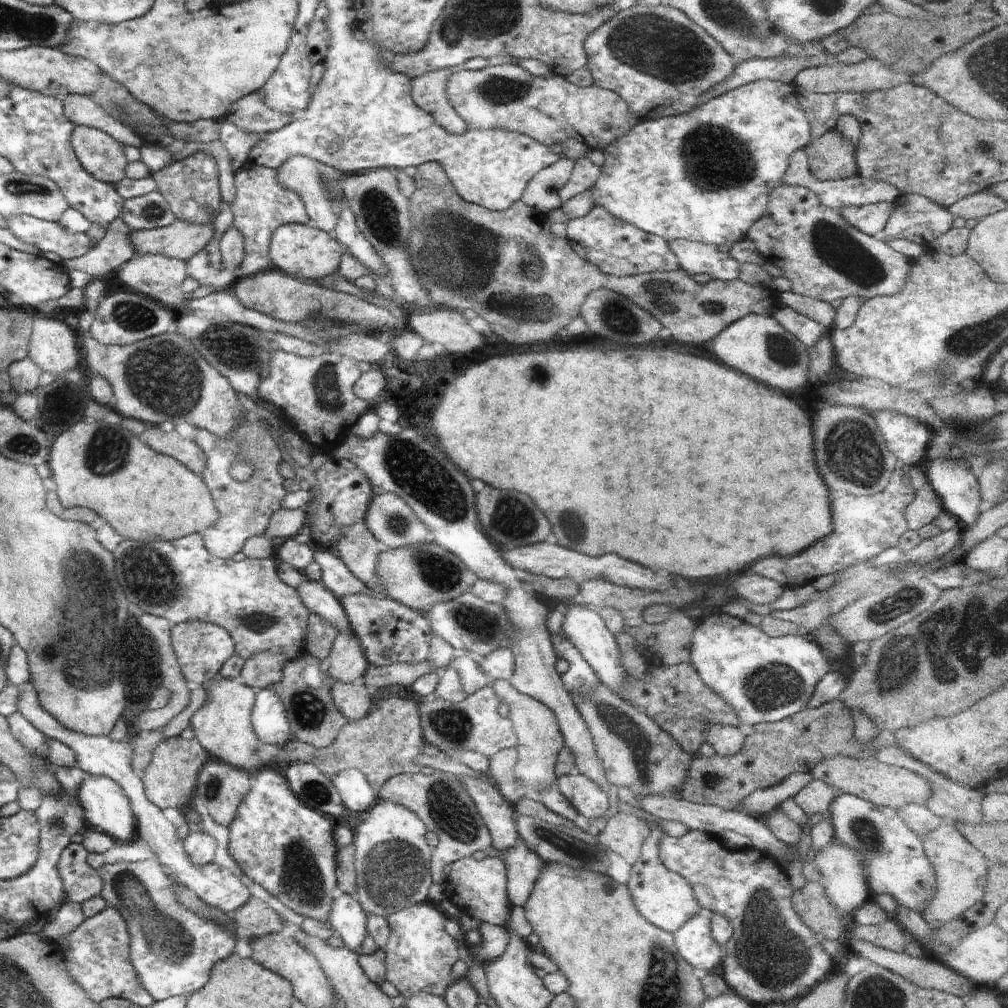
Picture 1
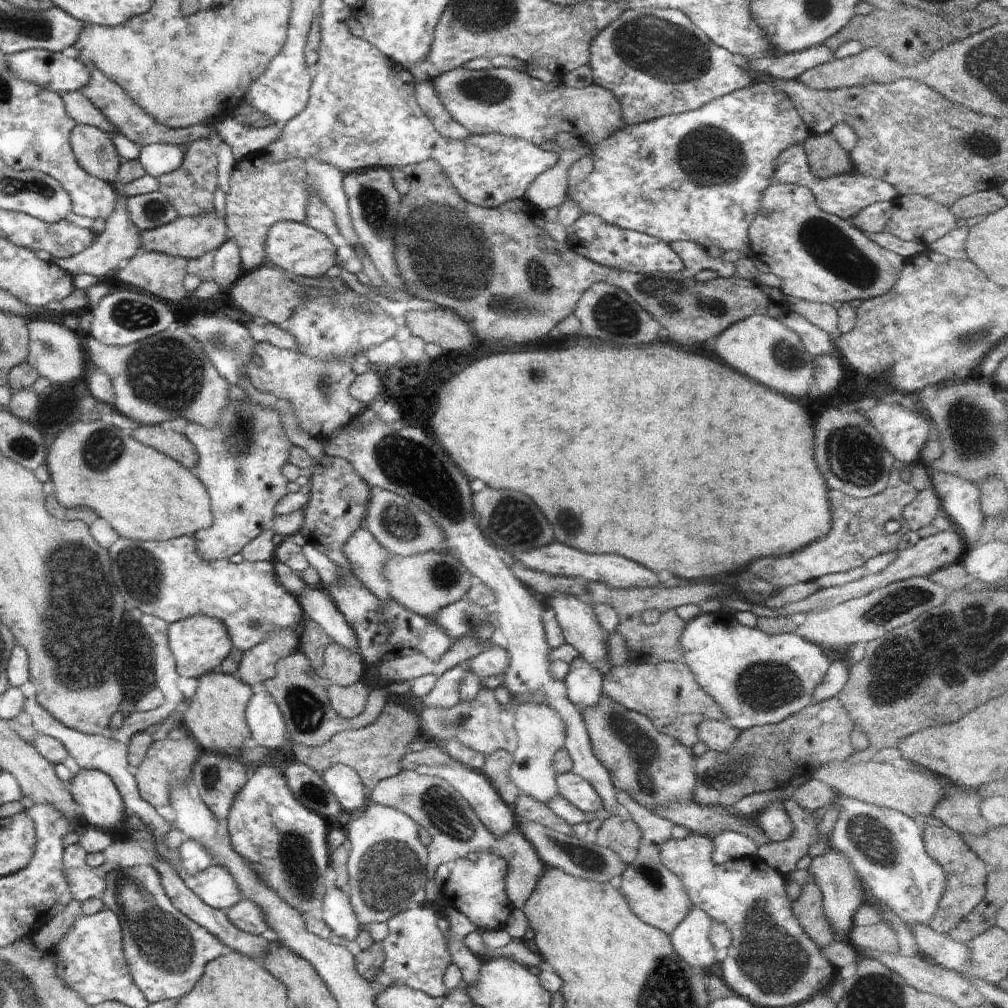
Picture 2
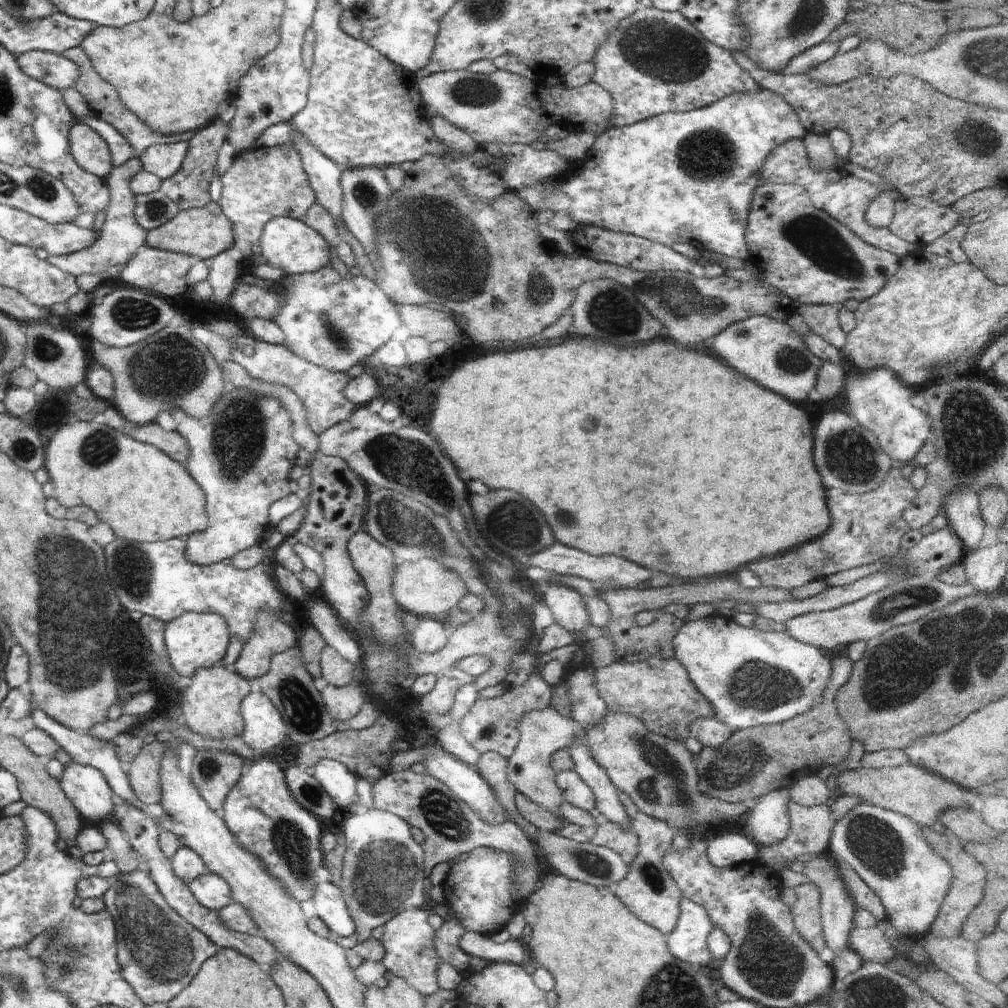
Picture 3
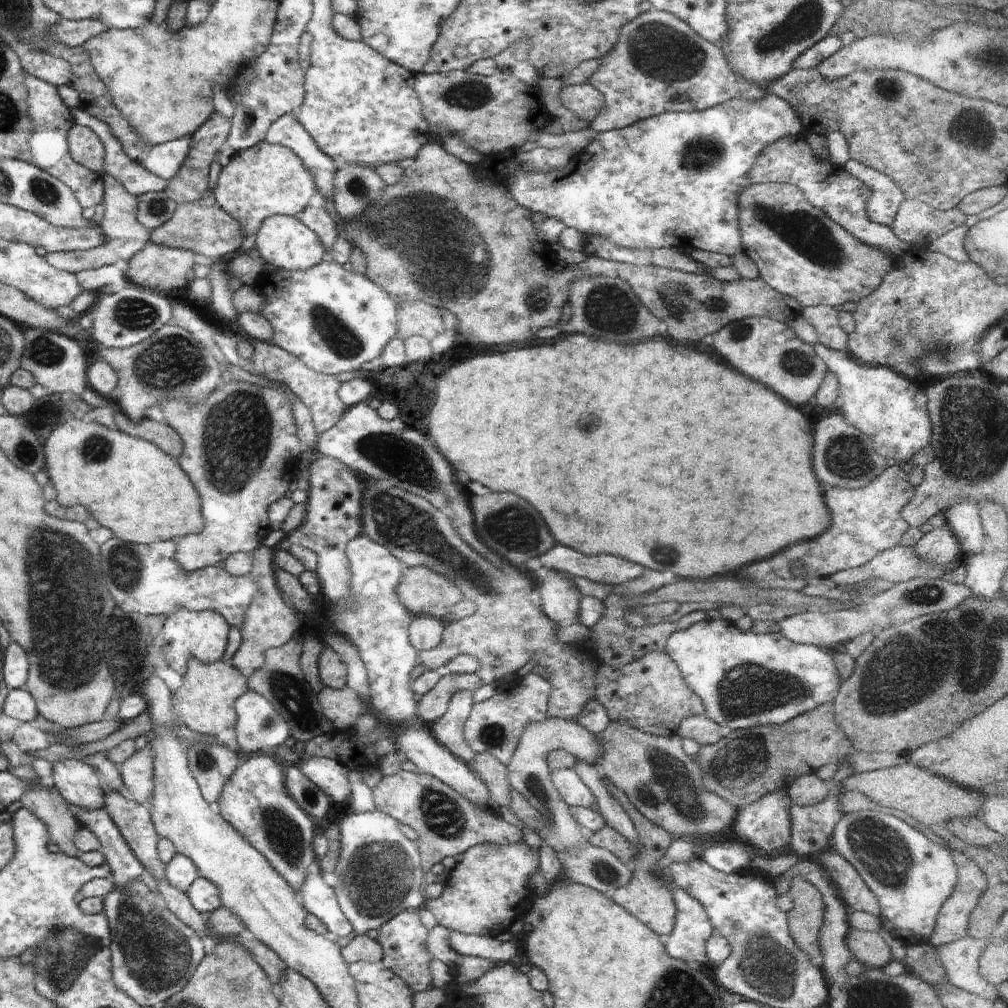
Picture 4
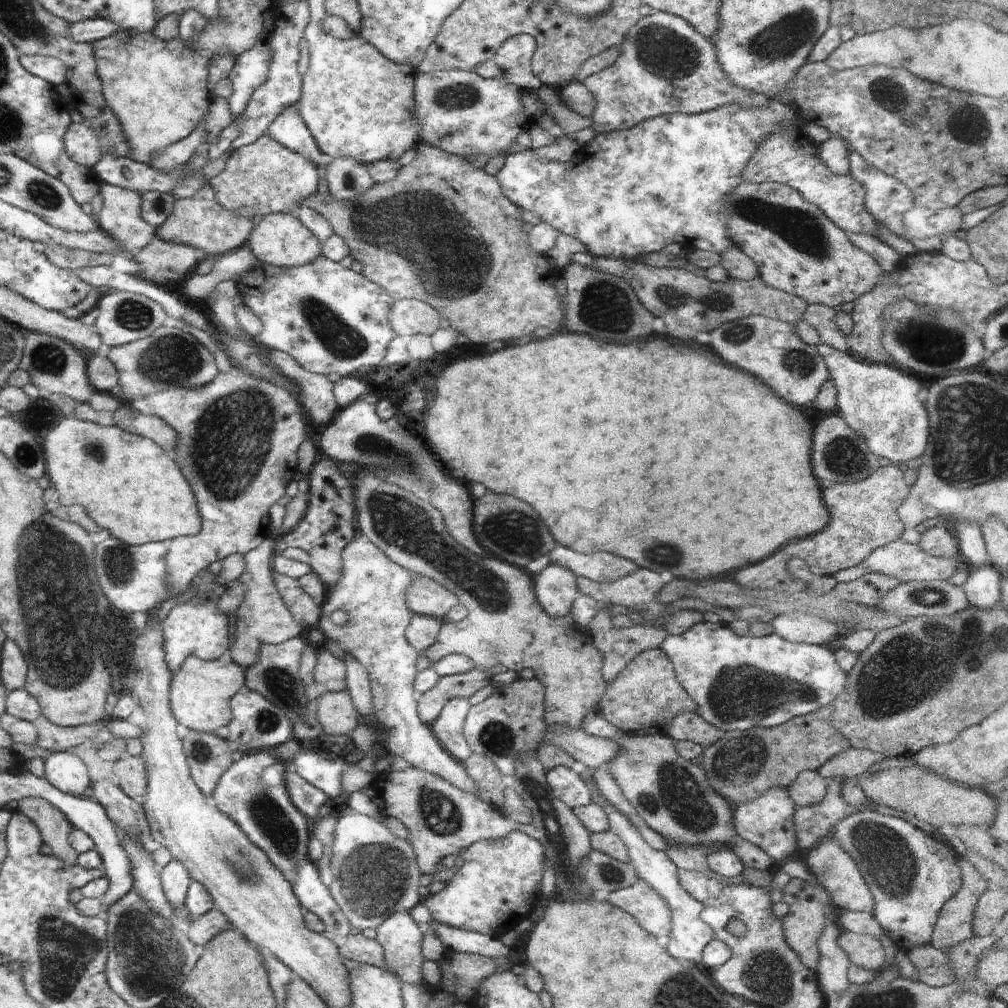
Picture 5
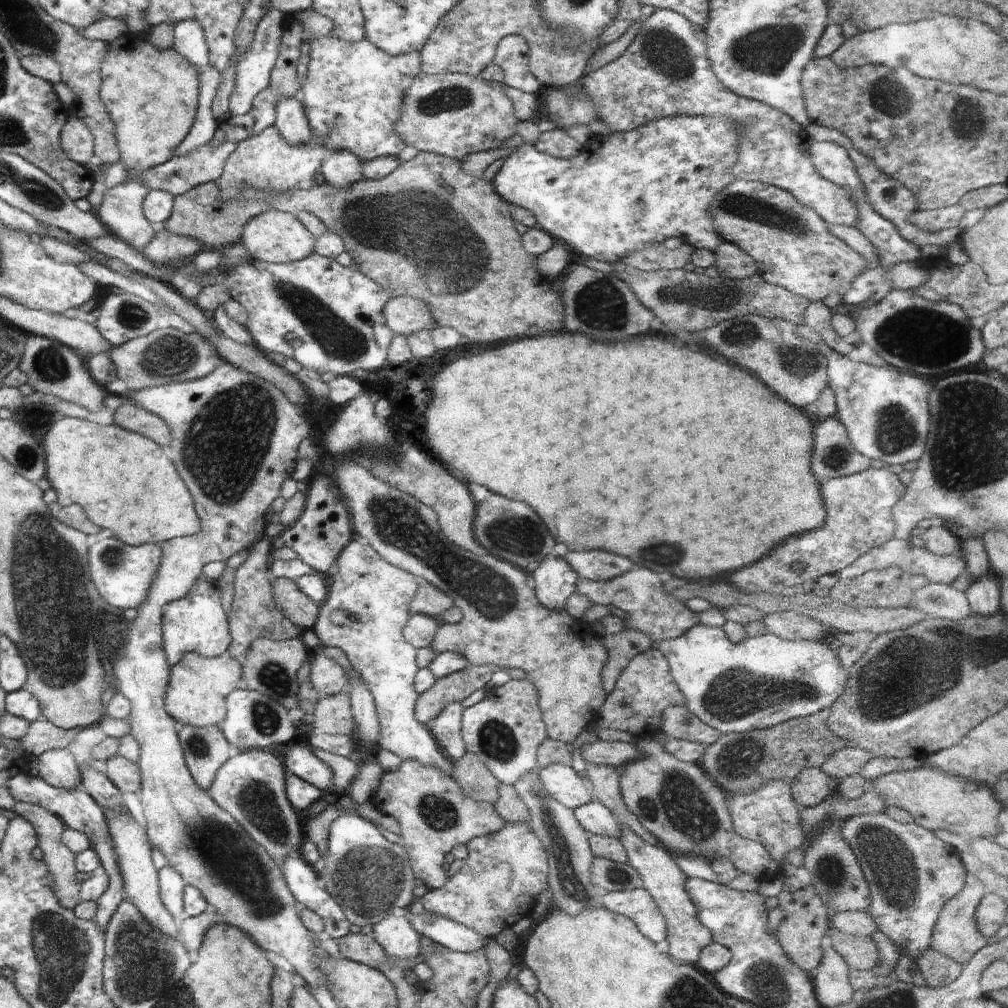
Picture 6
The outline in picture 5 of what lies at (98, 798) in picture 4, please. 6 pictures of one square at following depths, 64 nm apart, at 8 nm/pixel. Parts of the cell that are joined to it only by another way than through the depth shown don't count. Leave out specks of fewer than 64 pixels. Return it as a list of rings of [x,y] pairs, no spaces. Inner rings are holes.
[[[58,751],[48,756],[48,760],[35,765],[35,769],[54,788],[61,790],[64,794],[90,798],[88,792],[92,786],[92,778],[88,774],[86,765],[76,755]]]

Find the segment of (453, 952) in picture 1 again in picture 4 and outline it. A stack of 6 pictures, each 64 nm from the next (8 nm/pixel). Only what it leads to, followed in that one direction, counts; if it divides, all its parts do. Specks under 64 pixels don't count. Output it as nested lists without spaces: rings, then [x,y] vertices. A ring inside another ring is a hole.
[[[406,910],[394,915],[380,928],[377,941],[383,950],[382,964],[384,968],[397,974],[413,991],[424,992],[433,989],[432,974],[430,974],[430,960],[432,955],[426,948],[428,929],[420,922],[418,911]]]

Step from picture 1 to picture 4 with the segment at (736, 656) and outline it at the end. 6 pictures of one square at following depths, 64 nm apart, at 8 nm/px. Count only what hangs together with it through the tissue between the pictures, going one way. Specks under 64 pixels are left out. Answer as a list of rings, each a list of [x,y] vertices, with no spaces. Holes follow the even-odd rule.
[[[713,616],[671,634],[666,642],[665,652],[680,668],[686,686],[702,700],[706,718],[729,732],[760,725],[784,724],[800,714],[818,708],[826,701],[832,701],[841,684],[834,657],[819,646],[792,642],[780,631],[742,631],[734,622]]]

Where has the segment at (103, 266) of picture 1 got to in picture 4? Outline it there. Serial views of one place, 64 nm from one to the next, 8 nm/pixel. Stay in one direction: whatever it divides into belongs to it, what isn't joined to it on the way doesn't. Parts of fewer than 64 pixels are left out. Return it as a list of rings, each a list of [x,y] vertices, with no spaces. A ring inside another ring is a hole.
[[[105,174],[103,178],[105,180],[104,214],[98,225],[101,228],[104,244],[90,251],[47,252],[46,260],[58,270],[77,274],[77,272],[113,265],[117,259],[129,261],[150,241],[151,230],[138,222],[137,211],[140,198],[137,195],[129,195],[125,186],[110,174]]]

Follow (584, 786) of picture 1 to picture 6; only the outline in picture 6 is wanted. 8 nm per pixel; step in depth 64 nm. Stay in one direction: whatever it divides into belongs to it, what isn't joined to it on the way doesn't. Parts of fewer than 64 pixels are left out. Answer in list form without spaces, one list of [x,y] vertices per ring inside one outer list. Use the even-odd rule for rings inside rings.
[[[551,764],[539,769],[538,778],[546,792],[566,808],[575,809],[592,800],[588,783],[572,767]]]

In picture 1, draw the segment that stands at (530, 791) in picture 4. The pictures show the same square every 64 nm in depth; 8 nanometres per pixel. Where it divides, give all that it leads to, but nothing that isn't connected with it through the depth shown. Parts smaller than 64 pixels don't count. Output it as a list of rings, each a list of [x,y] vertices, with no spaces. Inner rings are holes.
[[[494,679],[491,681],[491,687],[499,702],[507,704],[517,738],[518,764],[514,766],[514,776],[526,787],[542,790],[550,786],[556,782],[555,764],[560,749],[565,746],[554,712],[538,699],[518,692],[507,680]]]

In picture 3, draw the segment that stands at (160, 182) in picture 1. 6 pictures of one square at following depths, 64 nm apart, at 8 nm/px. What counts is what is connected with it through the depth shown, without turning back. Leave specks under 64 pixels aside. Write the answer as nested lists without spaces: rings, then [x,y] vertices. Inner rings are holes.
[[[216,118],[206,123],[196,131],[194,136],[186,142],[187,151],[174,176],[162,180],[159,191],[165,194],[176,206],[179,211],[192,210],[194,207],[203,207],[211,201],[209,194],[210,180],[217,166],[218,150],[227,144],[229,134],[226,134],[225,122]]]

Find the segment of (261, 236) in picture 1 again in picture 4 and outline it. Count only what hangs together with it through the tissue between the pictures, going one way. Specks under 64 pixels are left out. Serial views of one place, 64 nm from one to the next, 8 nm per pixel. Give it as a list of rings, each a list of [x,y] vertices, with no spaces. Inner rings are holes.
[[[261,140],[233,155],[230,162],[222,166],[213,195],[220,208],[228,216],[236,218],[236,222],[240,222],[248,245],[266,218],[272,215],[295,217],[308,208],[316,193],[316,184],[310,172],[290,148],[274,146]]]

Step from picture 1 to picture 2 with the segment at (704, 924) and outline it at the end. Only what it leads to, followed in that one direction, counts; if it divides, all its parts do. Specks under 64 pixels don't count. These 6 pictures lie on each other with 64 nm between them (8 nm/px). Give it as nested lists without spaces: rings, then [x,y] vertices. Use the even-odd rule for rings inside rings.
[[[692,905],[686,918],[669,934],[674,952],[690,966],[708,968],[721,955],[709,940],[713,920],[697,906]]]

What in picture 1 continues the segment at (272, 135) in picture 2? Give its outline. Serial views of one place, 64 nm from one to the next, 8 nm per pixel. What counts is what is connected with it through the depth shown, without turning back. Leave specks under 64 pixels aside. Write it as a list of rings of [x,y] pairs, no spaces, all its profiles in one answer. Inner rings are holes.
[[[221,122],[219,140],[222,141],[222,146],[226,146],[226,152],[230,154],[230,166],[234,172],[238,172],[244,166],[248,159],[248,152],[264,136],[265,134],[248,134],[234,124]]]

